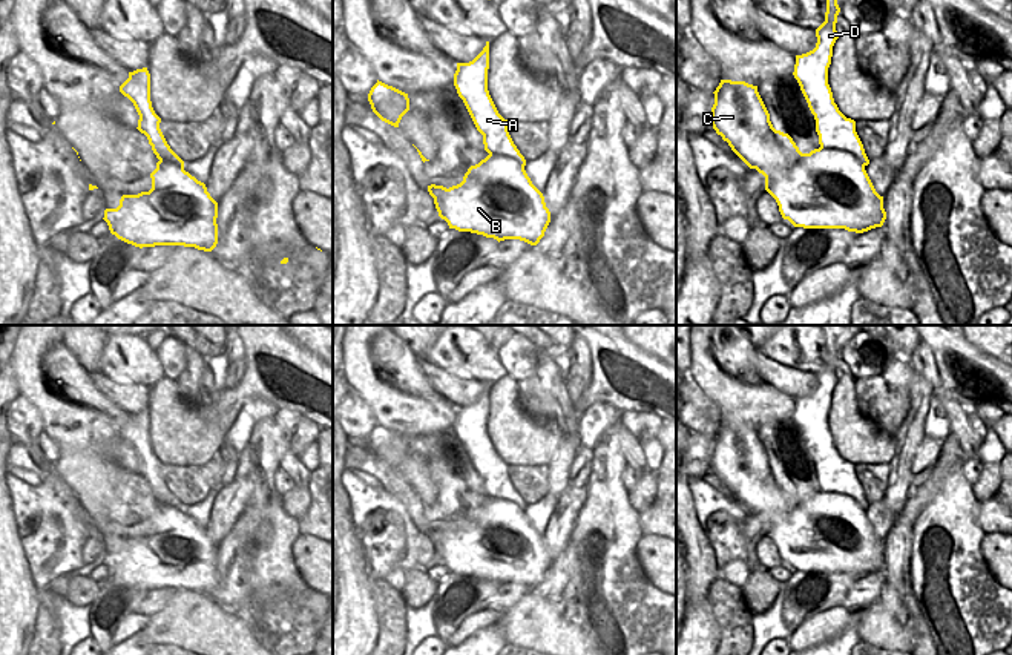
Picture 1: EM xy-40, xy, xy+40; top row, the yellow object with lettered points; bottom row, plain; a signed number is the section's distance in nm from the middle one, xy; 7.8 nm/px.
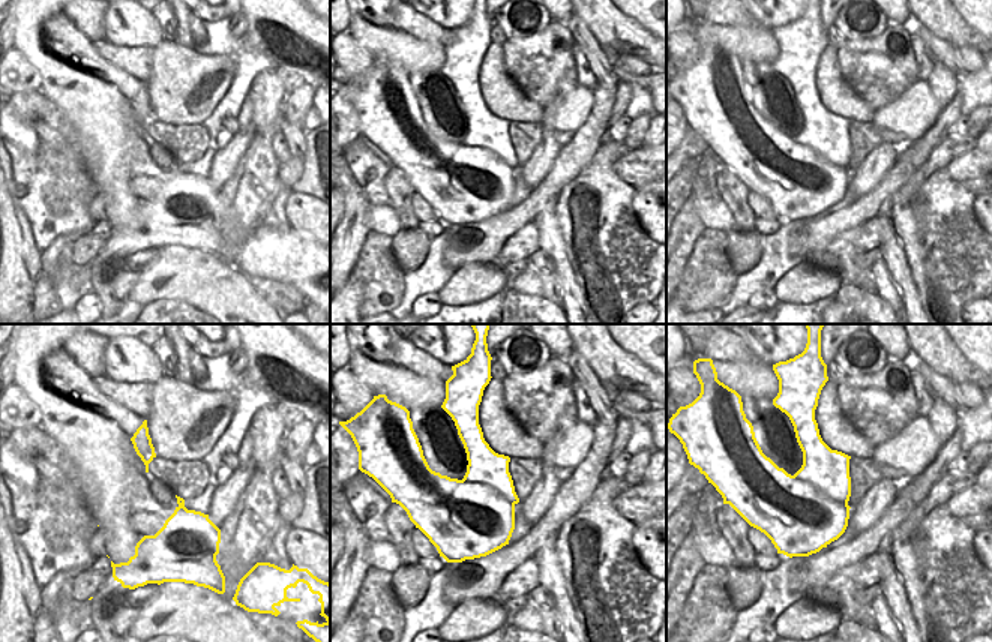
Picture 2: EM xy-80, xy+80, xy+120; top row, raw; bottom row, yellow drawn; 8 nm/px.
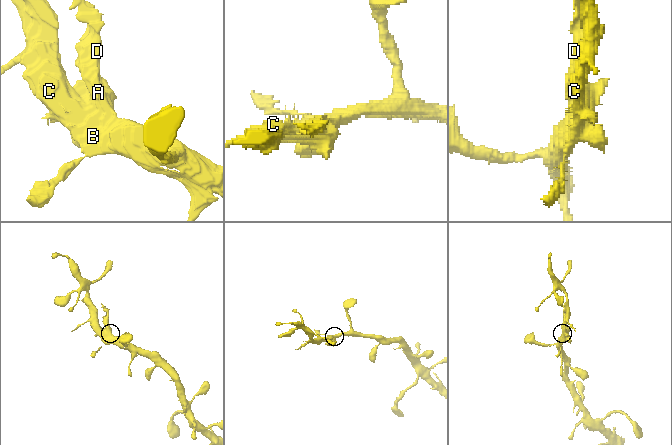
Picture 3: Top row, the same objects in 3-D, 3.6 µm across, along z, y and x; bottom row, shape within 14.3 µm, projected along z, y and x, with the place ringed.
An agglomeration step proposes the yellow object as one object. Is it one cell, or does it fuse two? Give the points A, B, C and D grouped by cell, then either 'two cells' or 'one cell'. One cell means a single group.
A D / B C; two cells

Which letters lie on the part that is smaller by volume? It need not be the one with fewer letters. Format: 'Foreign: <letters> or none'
Foreign: A, D.

